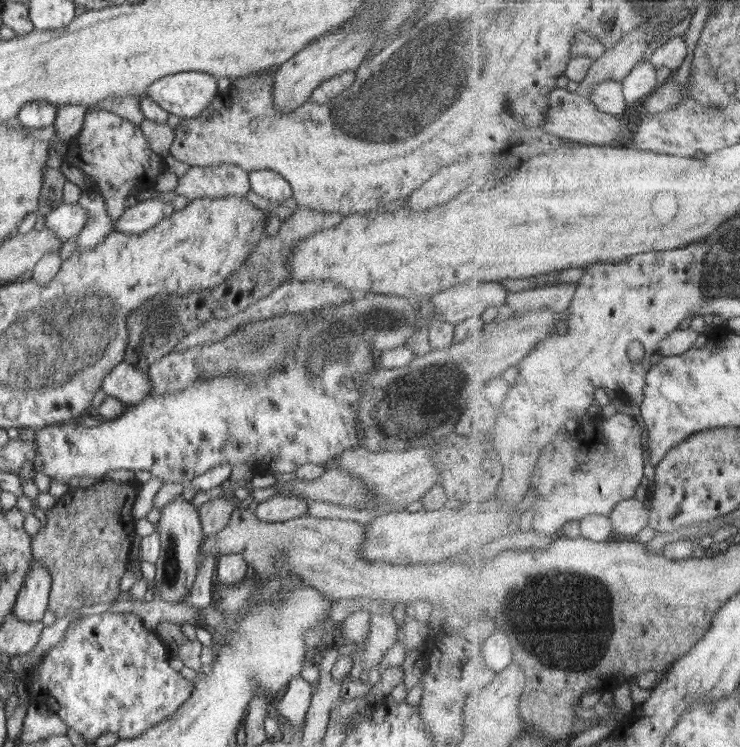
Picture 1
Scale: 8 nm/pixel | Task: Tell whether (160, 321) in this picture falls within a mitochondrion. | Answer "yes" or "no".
yes

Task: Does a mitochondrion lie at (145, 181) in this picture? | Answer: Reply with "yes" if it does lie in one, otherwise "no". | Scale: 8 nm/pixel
no

